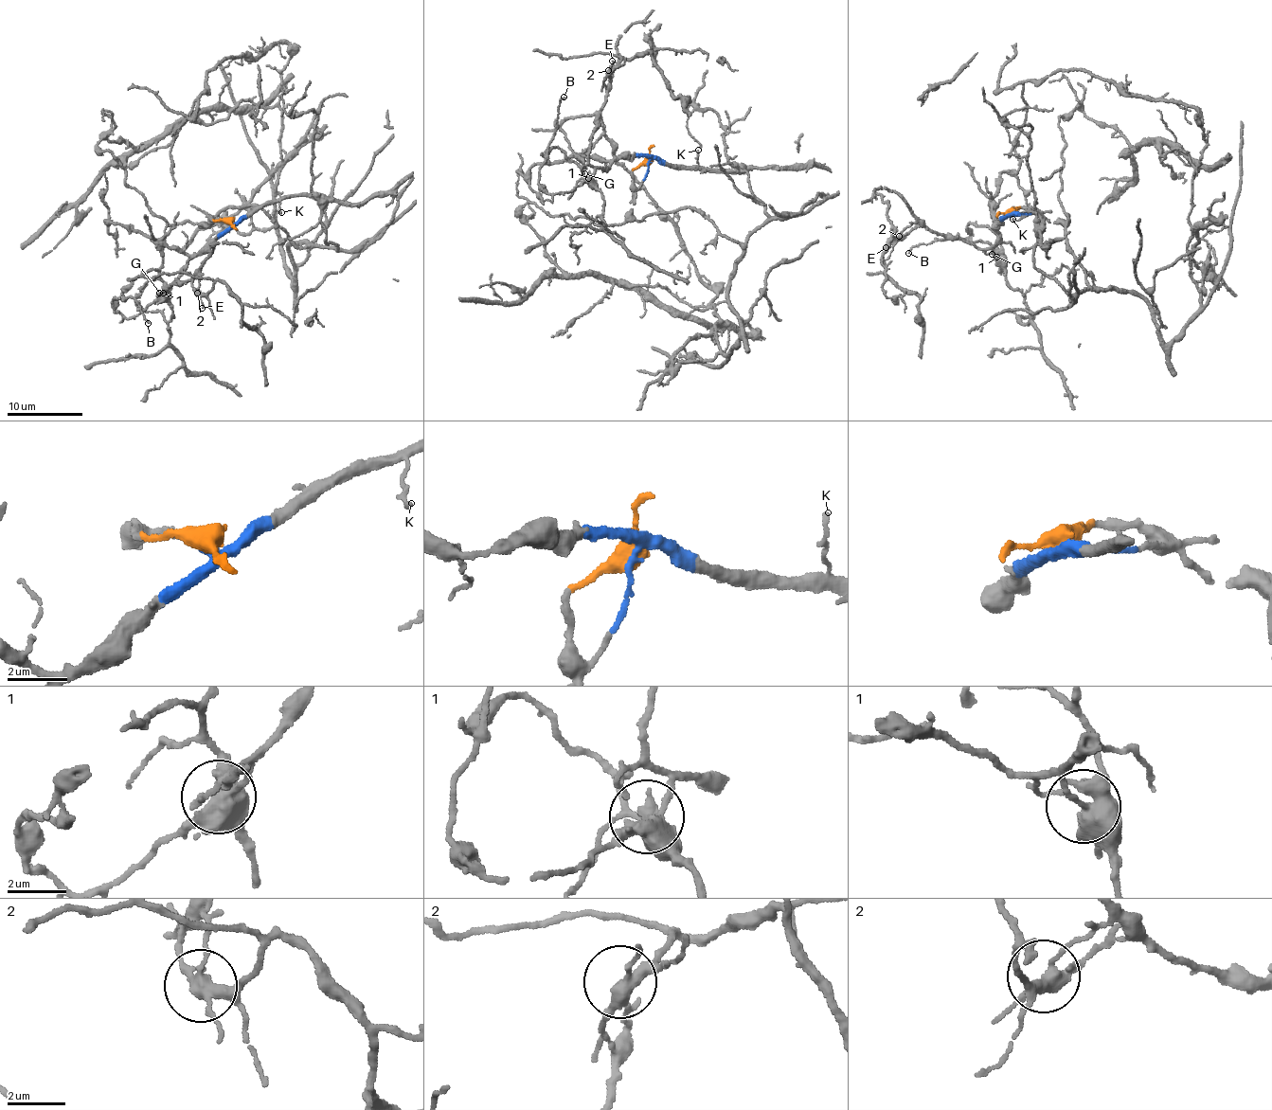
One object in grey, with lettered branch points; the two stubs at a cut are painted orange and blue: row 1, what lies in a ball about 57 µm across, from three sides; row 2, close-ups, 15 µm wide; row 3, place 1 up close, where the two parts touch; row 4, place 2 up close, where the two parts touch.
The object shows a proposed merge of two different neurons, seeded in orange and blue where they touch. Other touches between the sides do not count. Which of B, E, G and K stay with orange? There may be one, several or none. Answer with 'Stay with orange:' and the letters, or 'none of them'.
Stay with orange: none of them

